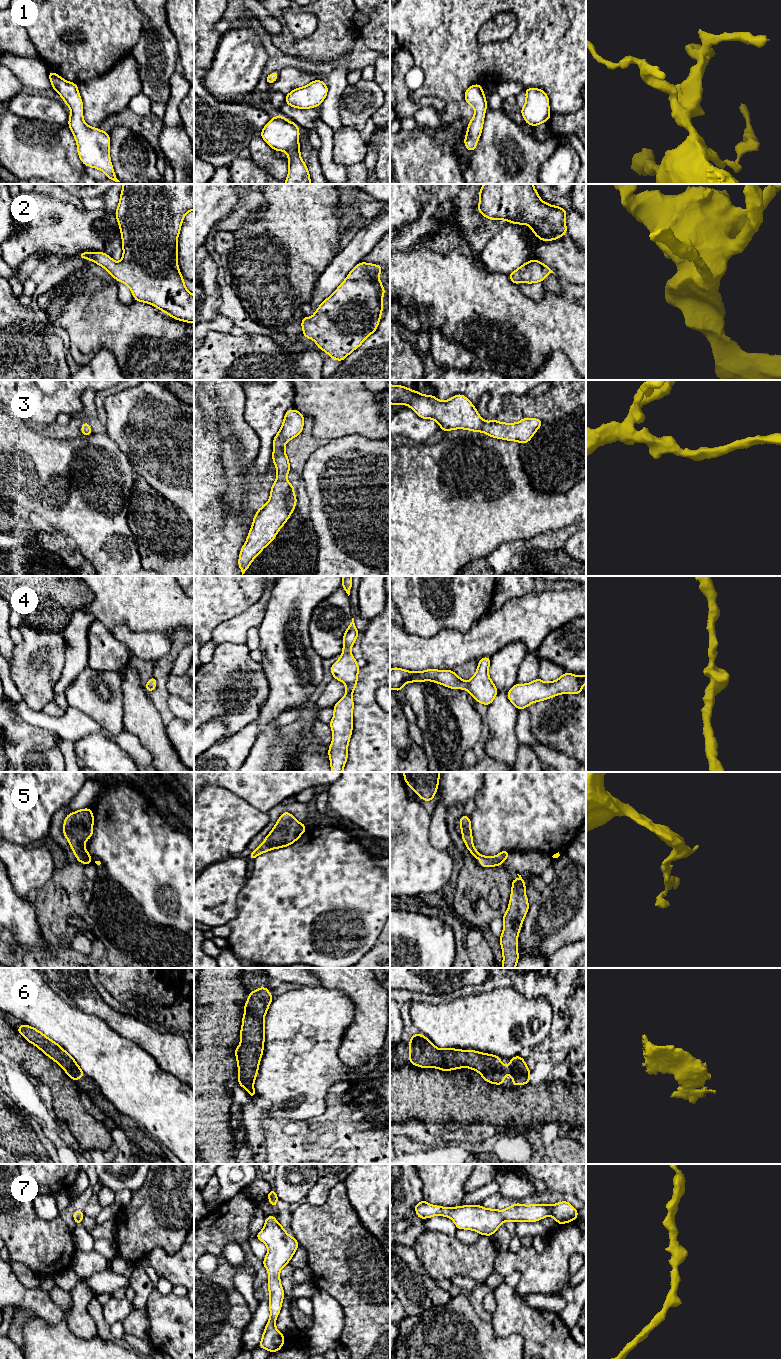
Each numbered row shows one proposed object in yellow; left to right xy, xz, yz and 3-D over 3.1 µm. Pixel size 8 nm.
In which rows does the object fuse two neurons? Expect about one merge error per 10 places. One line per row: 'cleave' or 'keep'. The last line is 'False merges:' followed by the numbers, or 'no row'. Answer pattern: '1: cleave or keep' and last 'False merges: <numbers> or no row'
1: keep
2: keep
3: keep
4: keep
5: keep
6: keep
7: keep
False merges: no row

